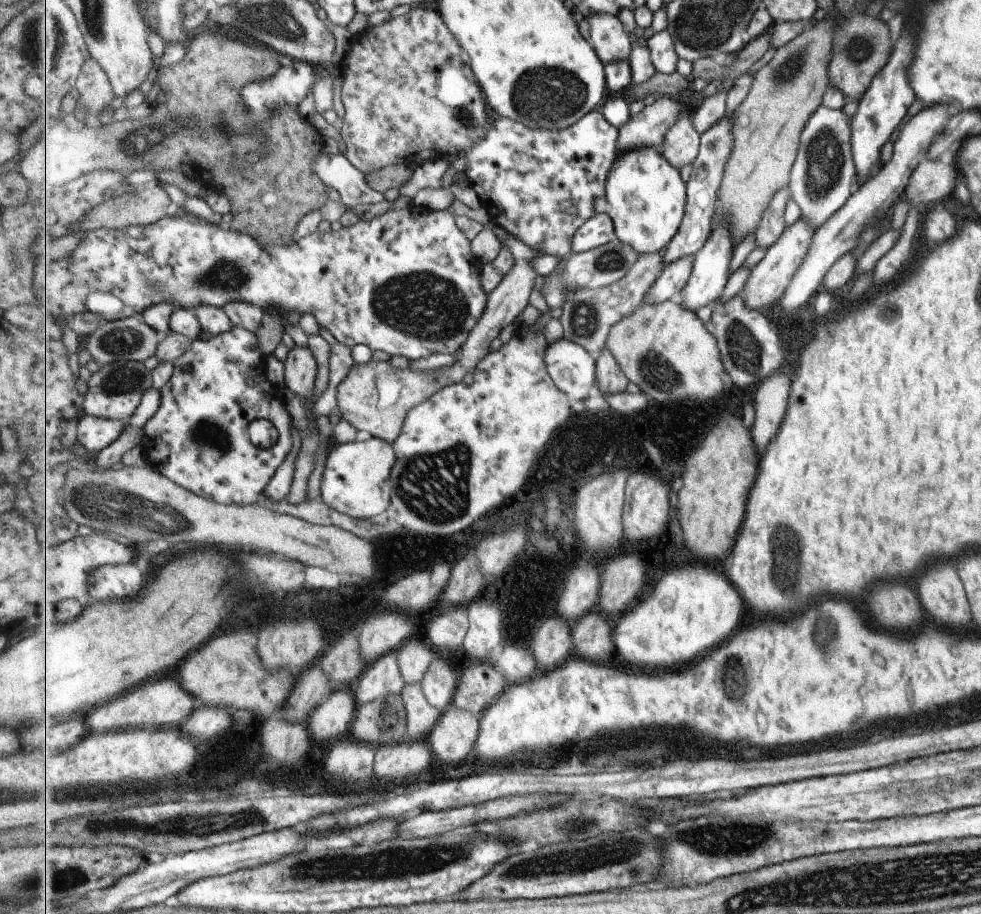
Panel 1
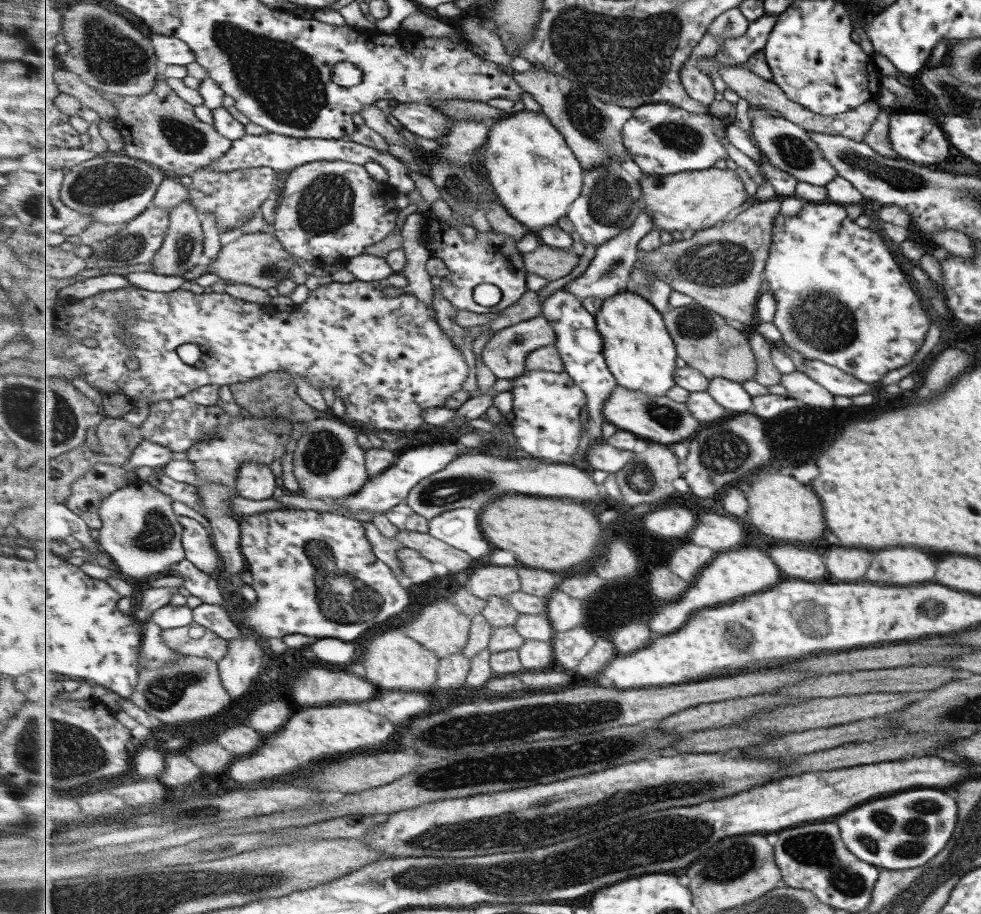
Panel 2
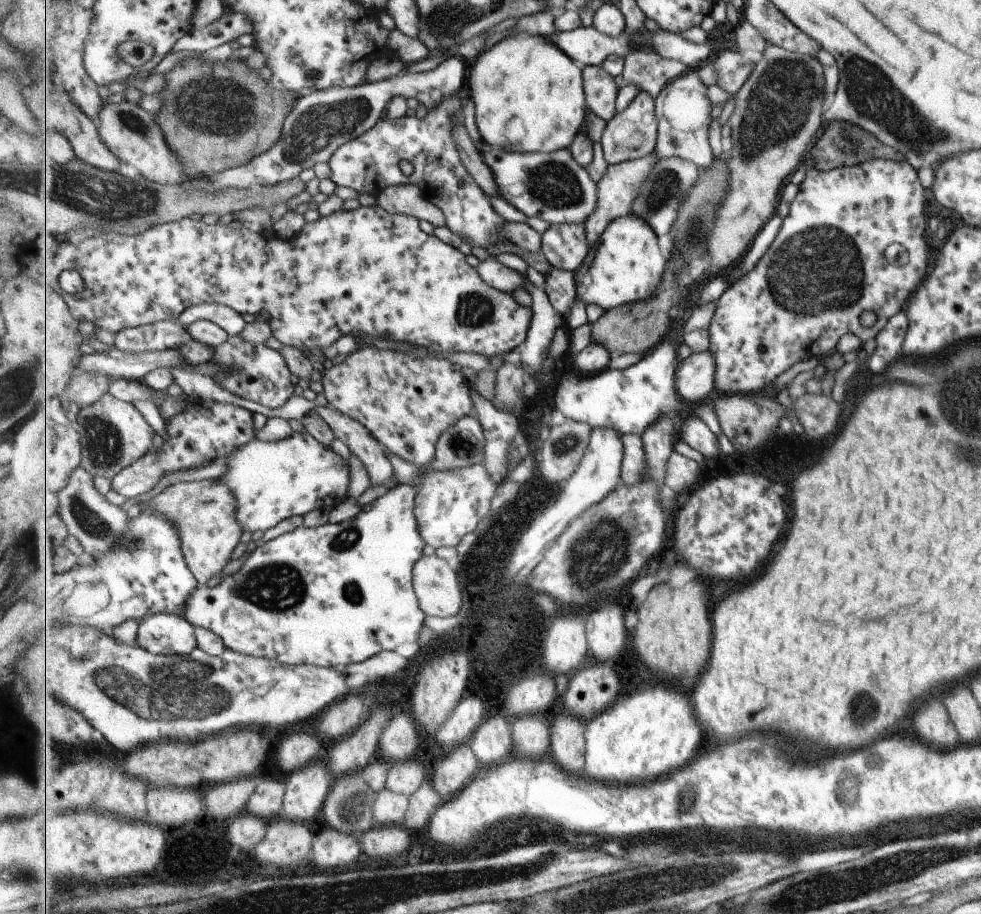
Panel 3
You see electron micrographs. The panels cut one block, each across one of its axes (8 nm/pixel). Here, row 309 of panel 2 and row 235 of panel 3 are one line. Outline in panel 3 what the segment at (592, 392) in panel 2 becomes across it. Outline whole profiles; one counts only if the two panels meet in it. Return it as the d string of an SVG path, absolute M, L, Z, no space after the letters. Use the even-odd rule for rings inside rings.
M583 222L566 225L550 225L542 234L547 263L557 268L576 271L592 256L587 228Z

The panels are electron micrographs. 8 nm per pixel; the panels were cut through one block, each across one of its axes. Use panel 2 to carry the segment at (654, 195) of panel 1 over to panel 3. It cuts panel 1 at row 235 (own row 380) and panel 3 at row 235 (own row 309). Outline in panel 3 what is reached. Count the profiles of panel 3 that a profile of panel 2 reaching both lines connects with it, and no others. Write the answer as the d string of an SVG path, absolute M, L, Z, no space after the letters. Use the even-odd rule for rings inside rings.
M635 214L611 222L592 249L592 256L576 271L577 300L587 305L596 304L606 312L631 302L655 298L668 264L668 259L661 254L658 238L653 224Z

